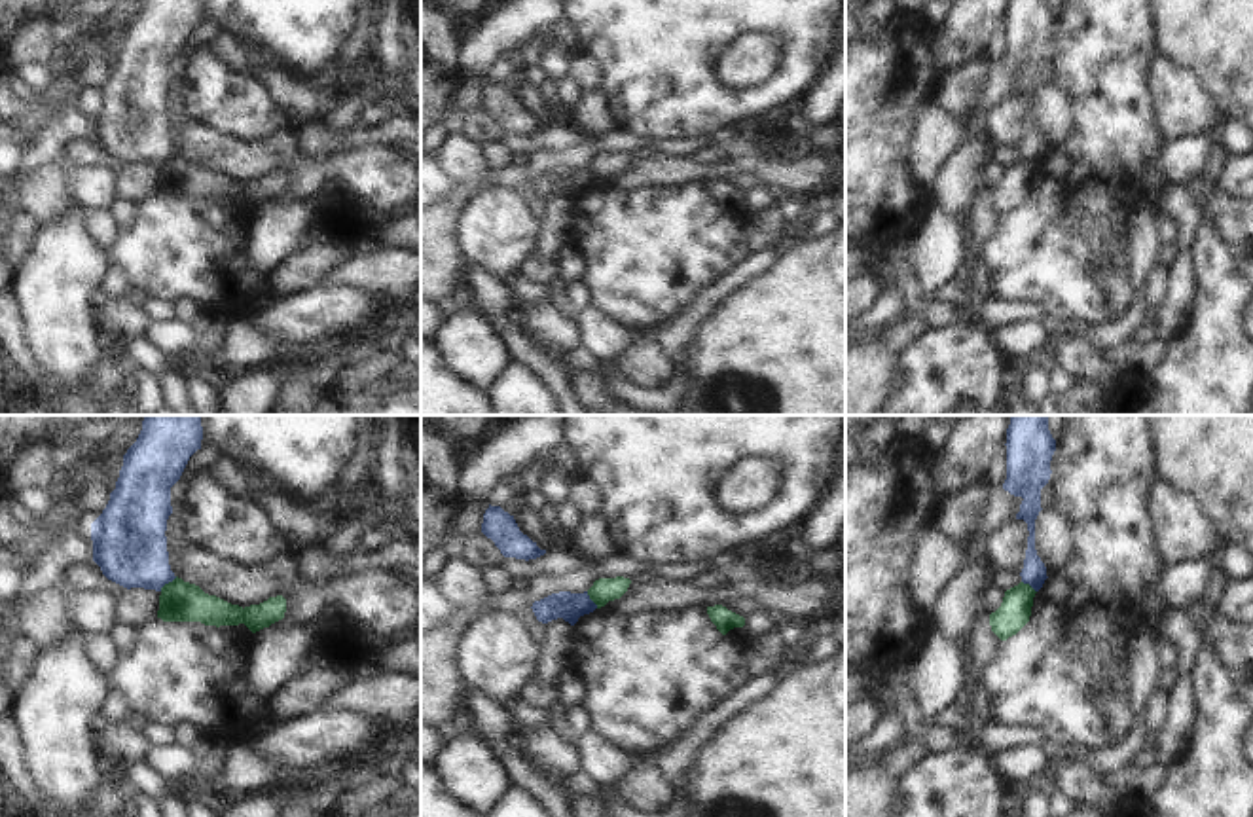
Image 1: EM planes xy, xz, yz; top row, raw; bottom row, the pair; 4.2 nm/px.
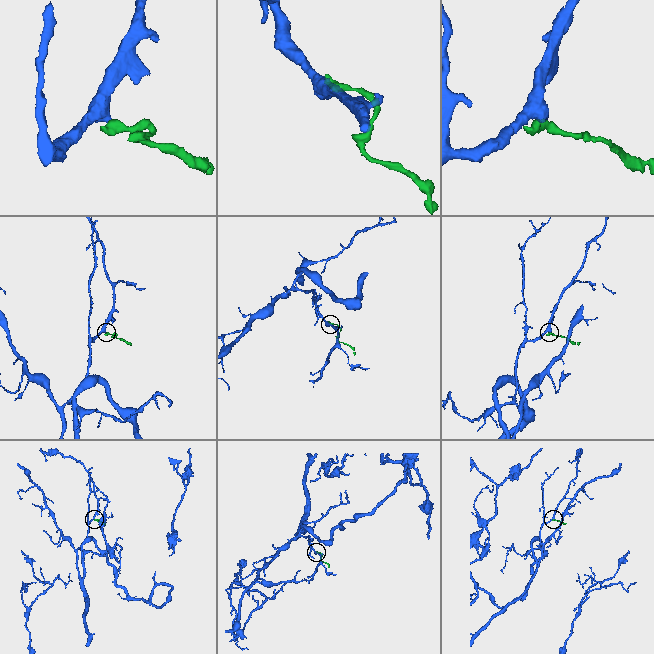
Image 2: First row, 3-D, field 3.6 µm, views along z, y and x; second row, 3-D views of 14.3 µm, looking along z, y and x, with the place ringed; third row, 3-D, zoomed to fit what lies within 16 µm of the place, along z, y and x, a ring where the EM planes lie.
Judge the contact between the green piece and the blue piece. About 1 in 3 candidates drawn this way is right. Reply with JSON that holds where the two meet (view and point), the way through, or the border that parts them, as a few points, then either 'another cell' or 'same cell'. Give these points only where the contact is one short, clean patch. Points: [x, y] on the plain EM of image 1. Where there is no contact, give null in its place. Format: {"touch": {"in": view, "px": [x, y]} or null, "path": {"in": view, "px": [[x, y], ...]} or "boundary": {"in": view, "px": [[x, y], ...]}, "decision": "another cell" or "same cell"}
{"touch": {"in": "xy", "px": [169, 158]}, "boundary": {"in": "xy", "px": [[177, 152], [160, 165]]}, "decision": "another cell"}

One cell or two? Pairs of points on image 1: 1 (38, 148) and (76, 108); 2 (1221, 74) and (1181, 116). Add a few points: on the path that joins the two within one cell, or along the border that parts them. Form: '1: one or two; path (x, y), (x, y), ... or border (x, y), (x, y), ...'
1: one; path (48, 139), (69, 118)
2: two; border (1170, 61), (1185, 67), (1223, 114)

